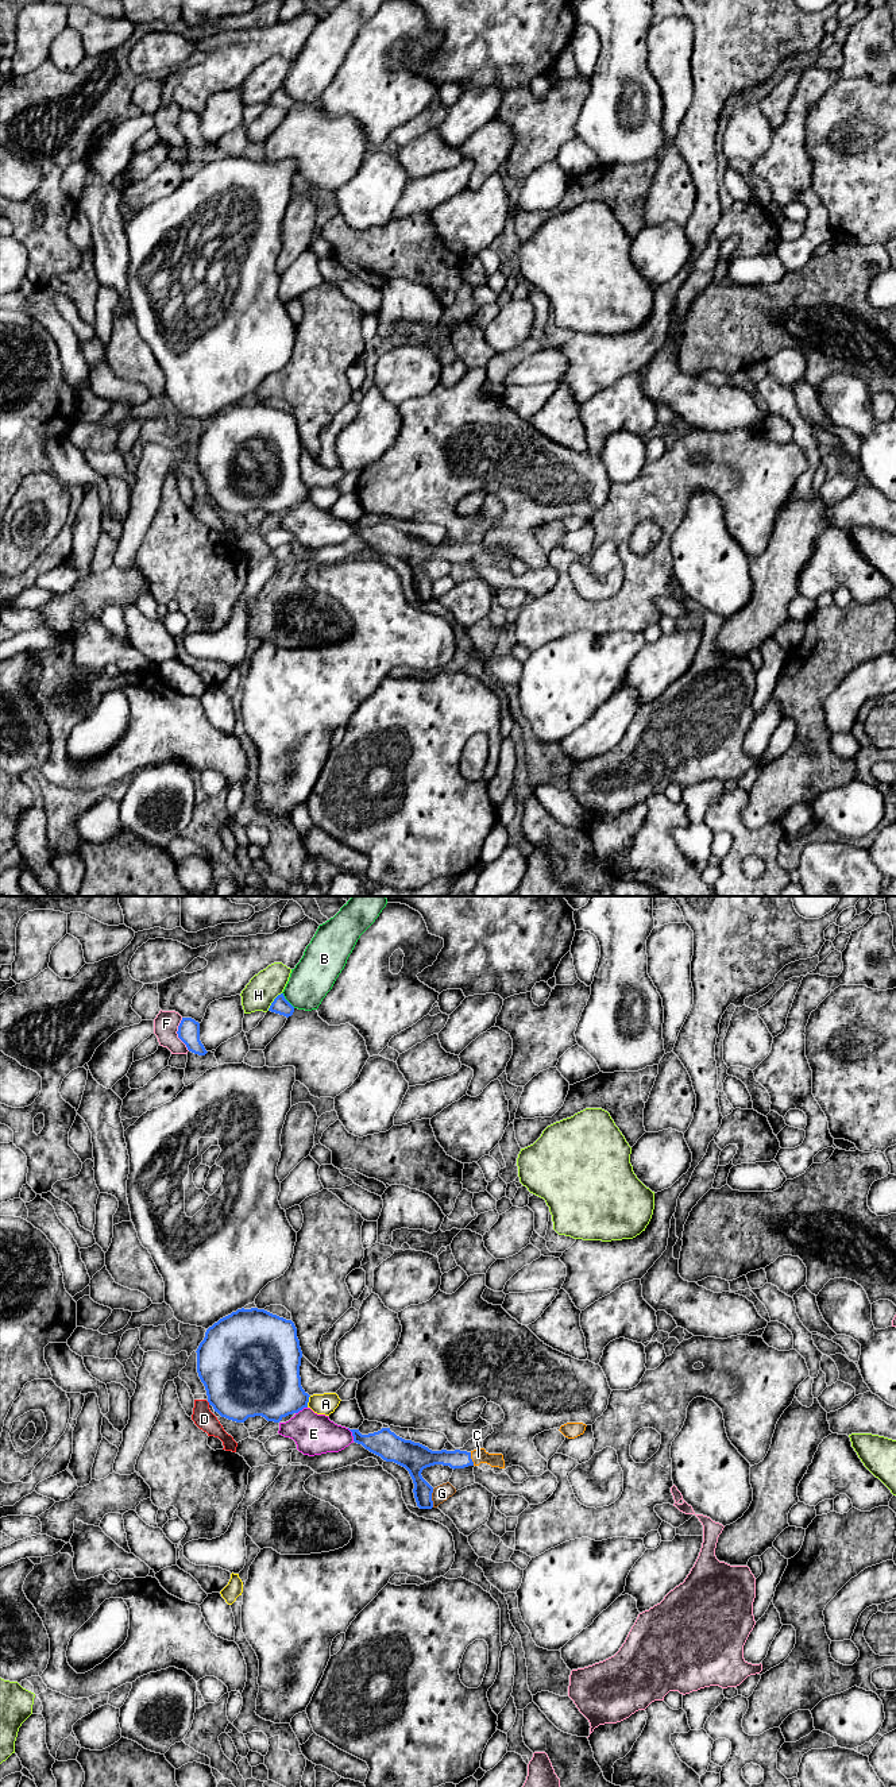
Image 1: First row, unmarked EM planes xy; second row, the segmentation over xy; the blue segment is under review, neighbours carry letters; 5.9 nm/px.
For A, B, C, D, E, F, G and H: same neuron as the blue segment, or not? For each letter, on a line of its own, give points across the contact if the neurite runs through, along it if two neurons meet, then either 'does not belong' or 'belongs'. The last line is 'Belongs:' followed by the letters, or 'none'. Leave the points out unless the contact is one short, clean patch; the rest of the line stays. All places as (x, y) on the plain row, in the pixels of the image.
A: does not belong
B: border along xy (282, 85), (294, 100); does not belong
C: runs through xy (455, 552), (471, 552), (478, 550); belongs
D: does not belong
E: does not belong
F: does not belong
G: does not belong
H: does not belong
Belongs: C

